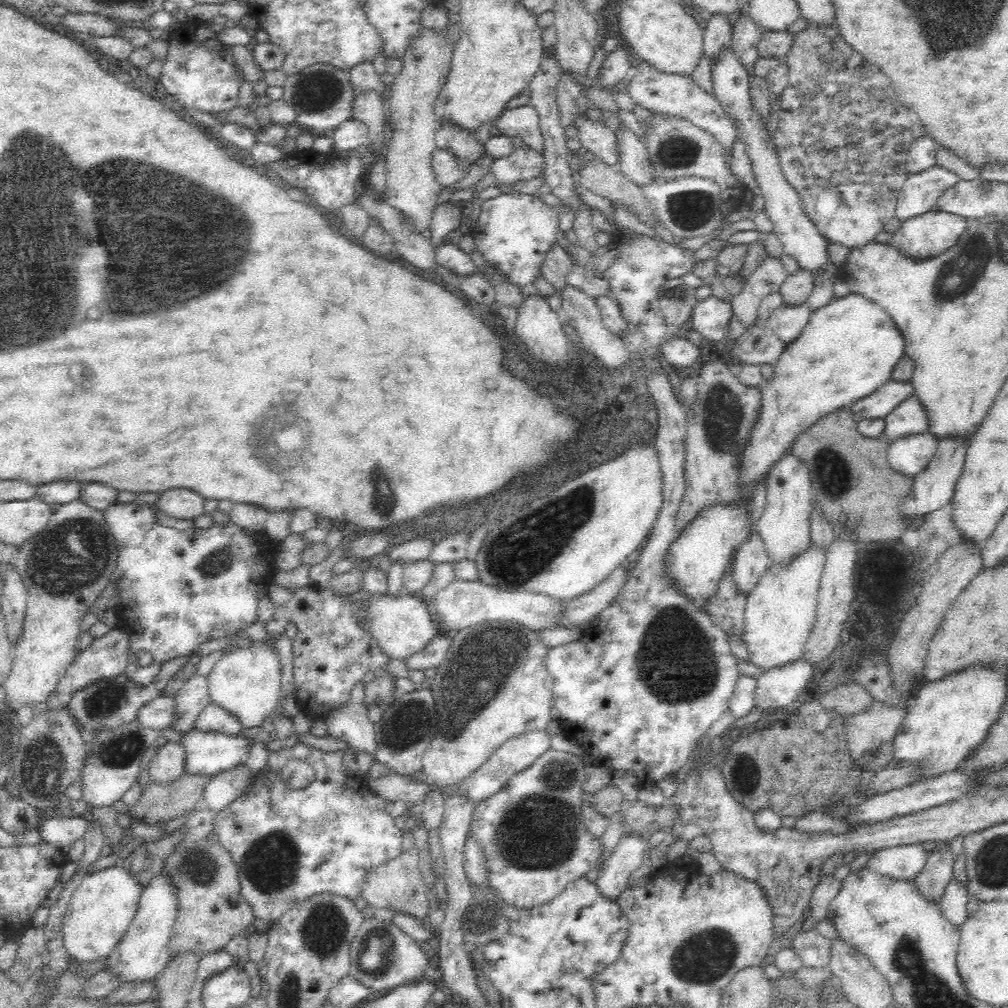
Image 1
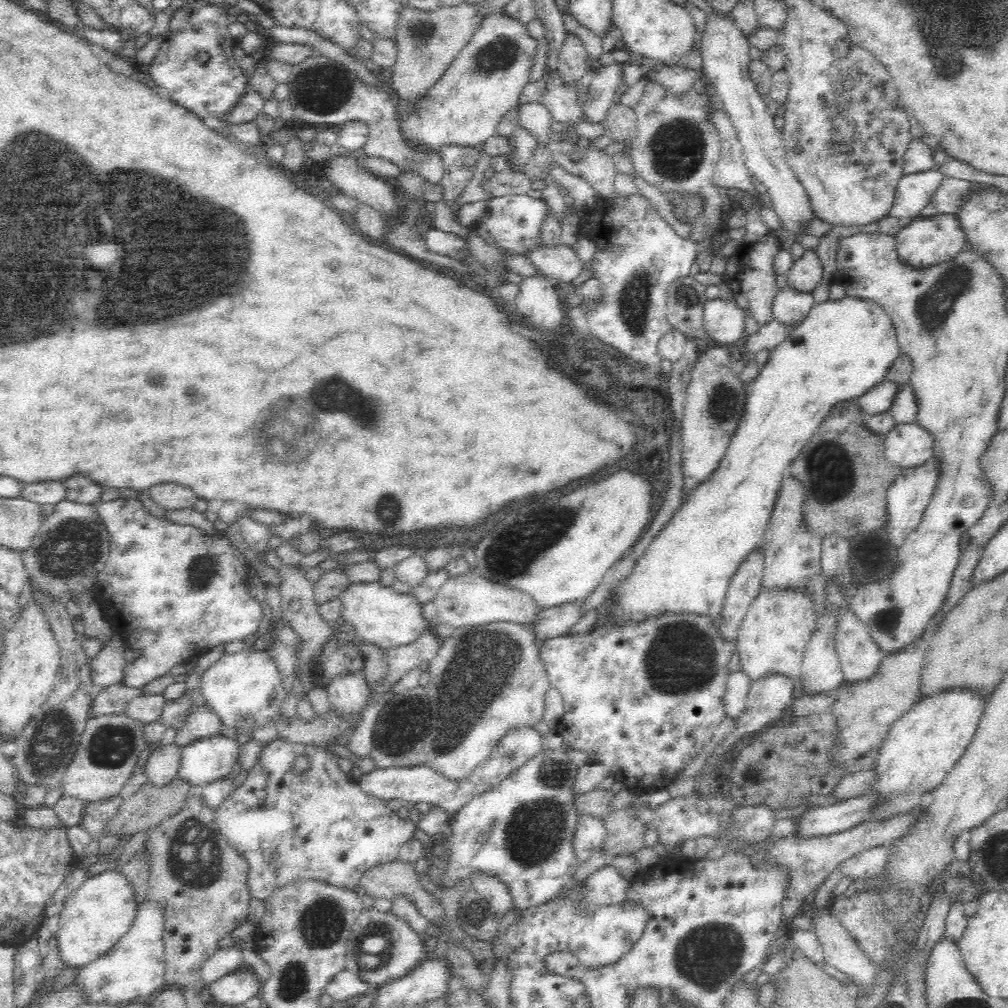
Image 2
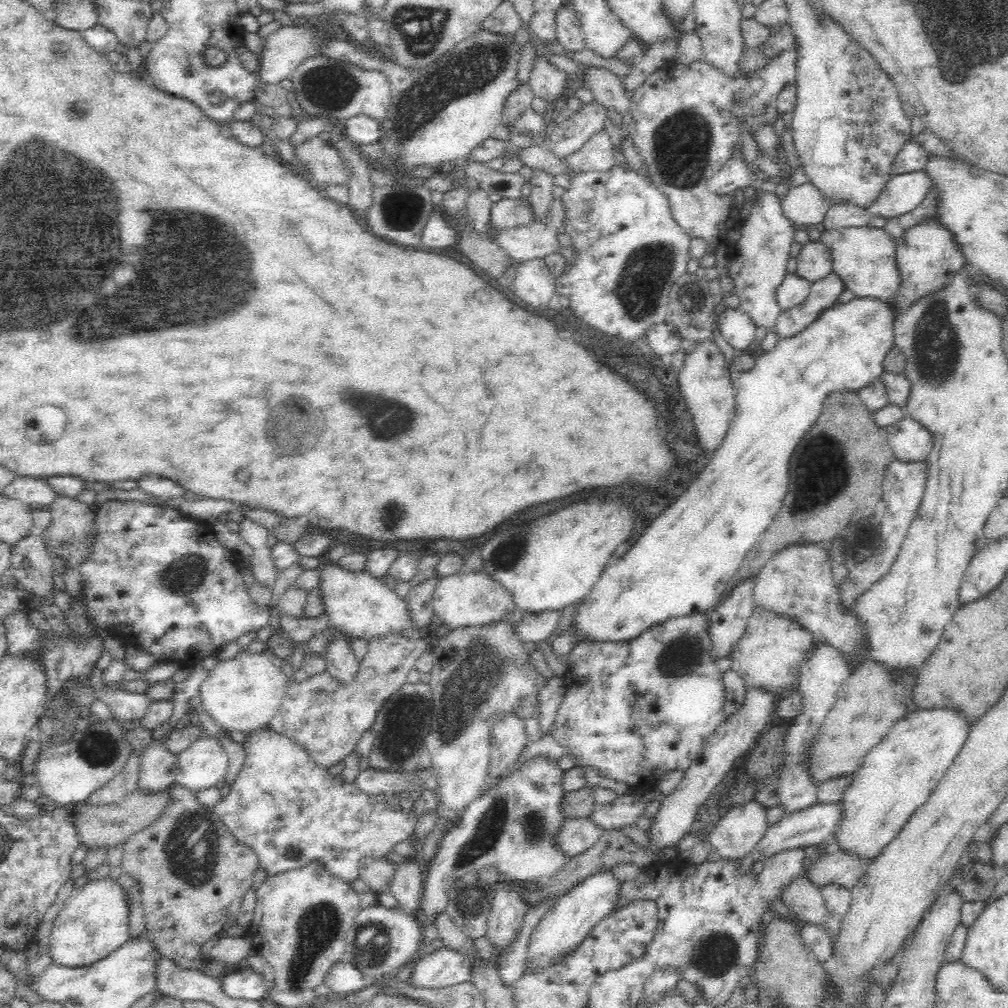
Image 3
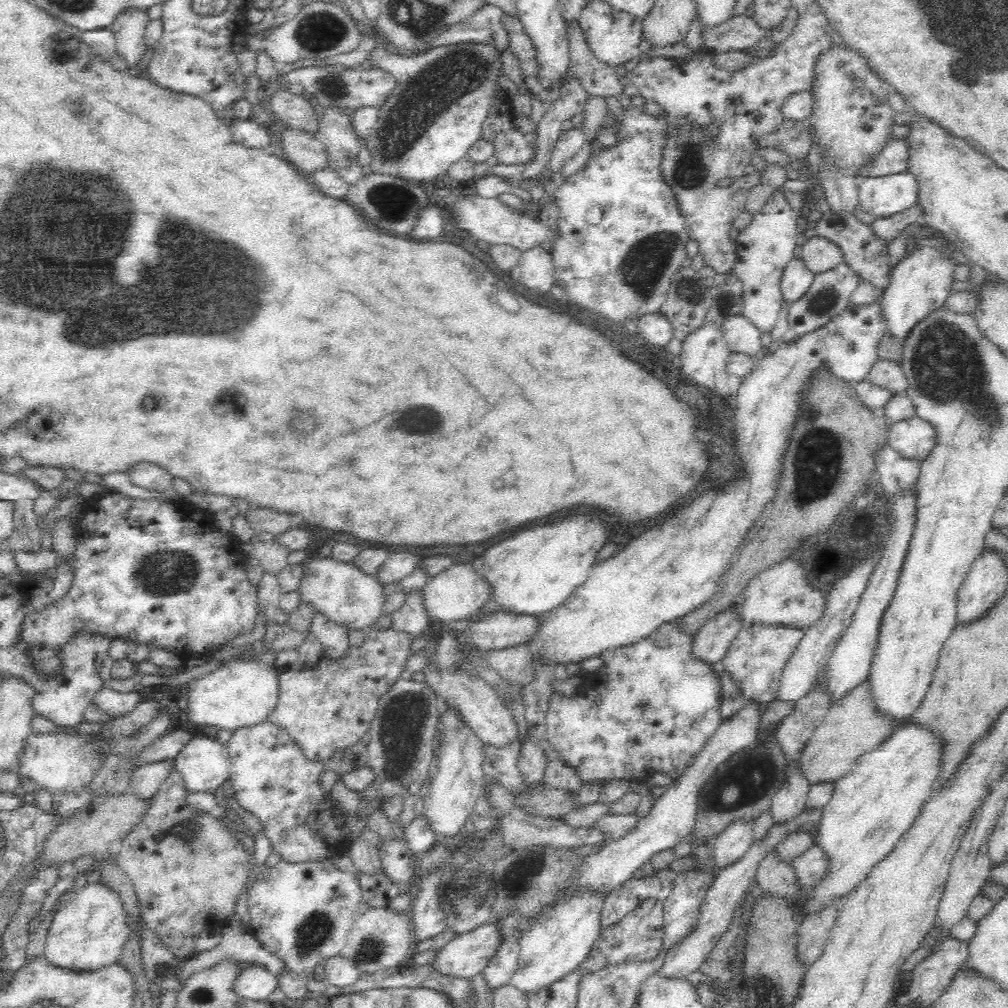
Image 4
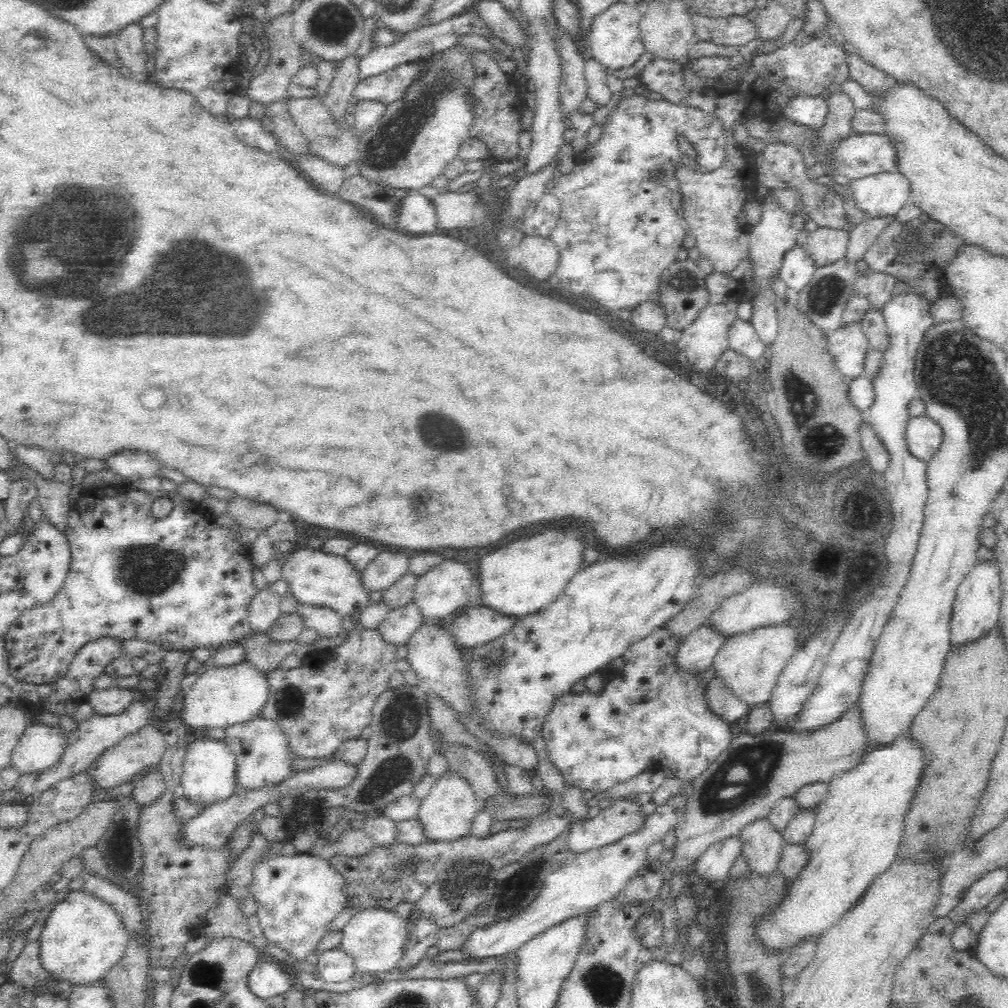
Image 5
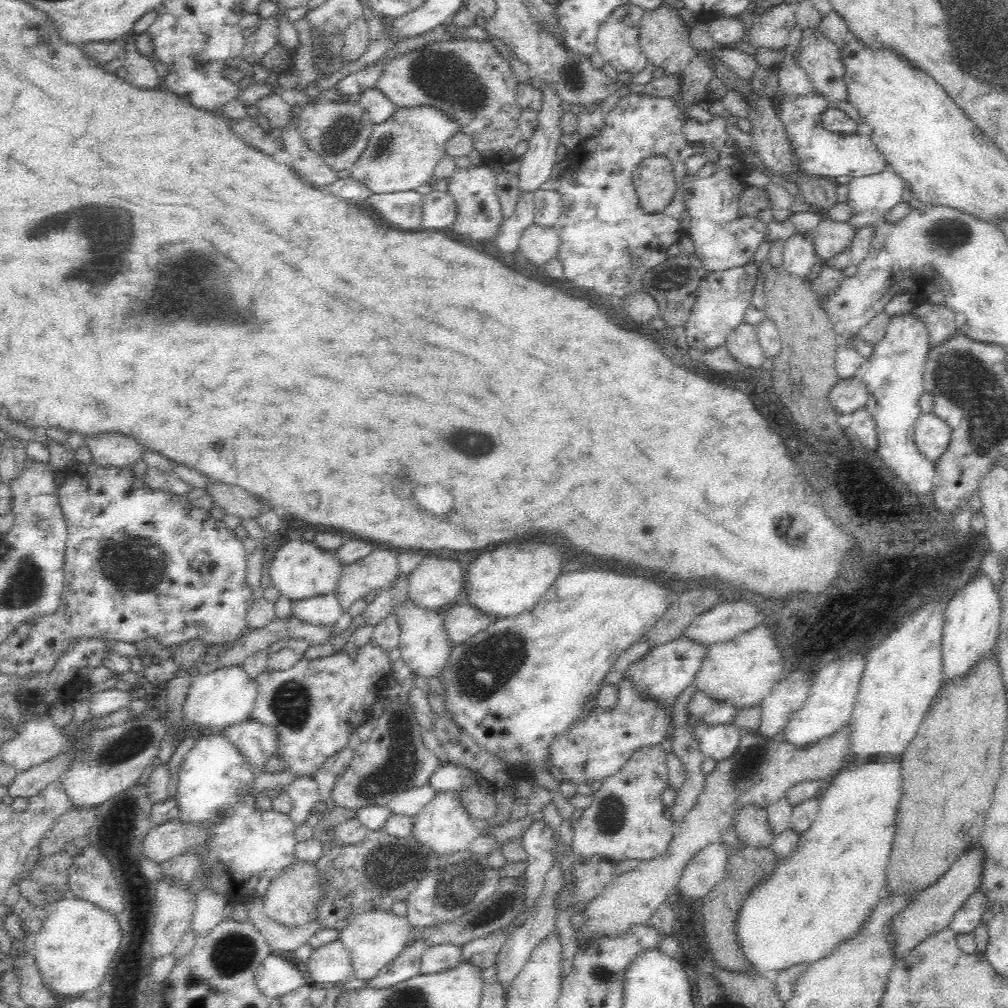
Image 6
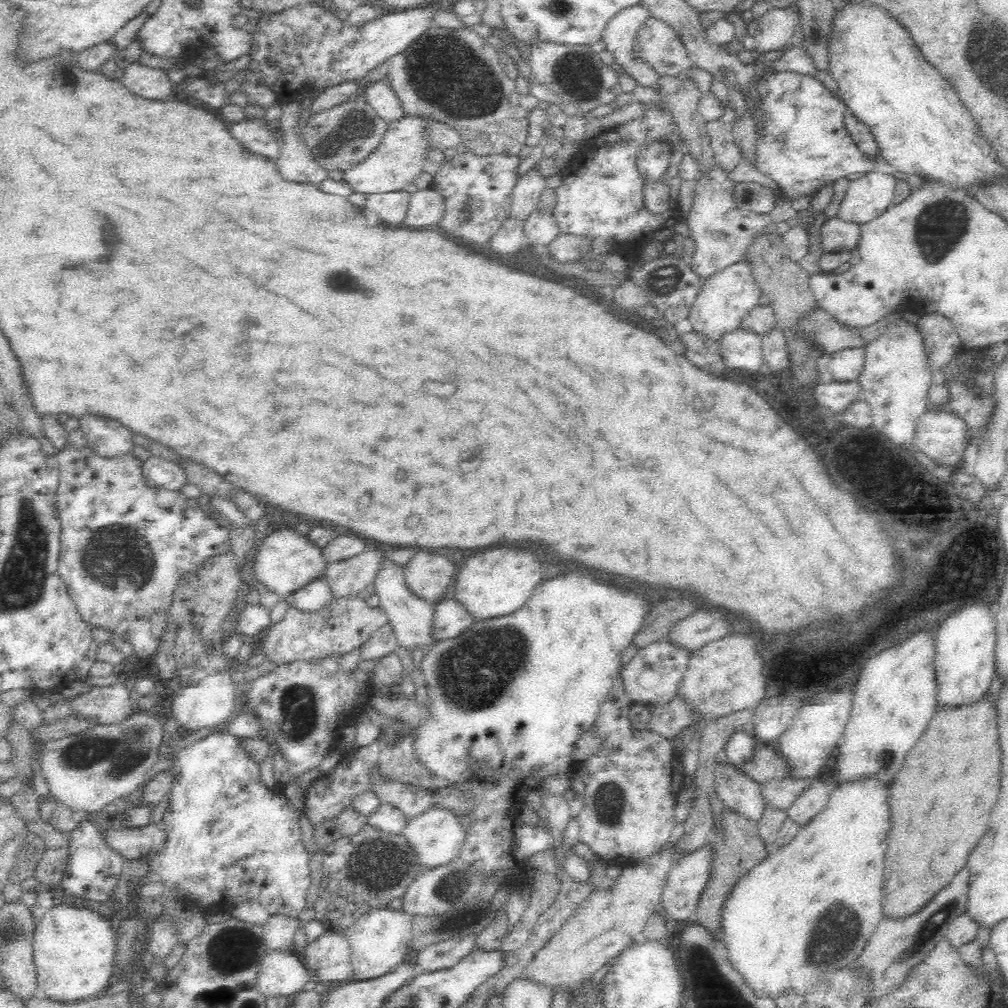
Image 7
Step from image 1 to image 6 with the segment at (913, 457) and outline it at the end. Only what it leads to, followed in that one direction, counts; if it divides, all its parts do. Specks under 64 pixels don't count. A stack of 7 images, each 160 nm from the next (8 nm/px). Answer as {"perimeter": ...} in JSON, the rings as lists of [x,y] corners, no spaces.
{"perimeter":[[[924,412],[916,421],[915,443],[918,450],[934,466],[938,466],[946,449],[951,445],[951,426],[937,414]]]}

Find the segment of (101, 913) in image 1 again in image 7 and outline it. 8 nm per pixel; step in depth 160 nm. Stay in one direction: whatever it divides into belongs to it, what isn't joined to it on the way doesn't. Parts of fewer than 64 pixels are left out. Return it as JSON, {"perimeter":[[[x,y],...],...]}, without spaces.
{"perimeter":[[[61,904],[54,905],[36,923],[33,962],[38,993],[66,1003],[102,996],[117,976],[117,937],[110,920],[86,908]]]}

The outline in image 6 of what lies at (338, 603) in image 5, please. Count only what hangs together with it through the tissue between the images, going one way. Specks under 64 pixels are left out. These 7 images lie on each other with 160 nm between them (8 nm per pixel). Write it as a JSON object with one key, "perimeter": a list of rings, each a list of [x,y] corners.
{"perimeter":[[[286,540],[284,544],[276,548],[270,564],[266,564],[271,586],[278,590],[280,596],[288,600],[333,592],[341,566],[332,551],[323,550],[310,540],[308,542],[306,540]]]}

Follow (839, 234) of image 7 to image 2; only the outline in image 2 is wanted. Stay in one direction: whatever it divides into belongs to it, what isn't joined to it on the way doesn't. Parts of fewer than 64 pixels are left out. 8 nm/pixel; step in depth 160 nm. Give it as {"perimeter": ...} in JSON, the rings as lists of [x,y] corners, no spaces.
{"perimeter":[[[806,249],[802,256],[793,262],[787,275],[787,284],[796,290],[813,291],[823,279],[824,265],[817,249]]]}

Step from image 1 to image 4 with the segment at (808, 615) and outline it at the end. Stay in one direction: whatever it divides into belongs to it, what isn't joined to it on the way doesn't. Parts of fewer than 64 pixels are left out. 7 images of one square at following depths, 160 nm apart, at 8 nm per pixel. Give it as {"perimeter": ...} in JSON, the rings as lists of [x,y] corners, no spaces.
{"perimeter":[[[761,625],[742,626],[736,634],[737,638],[722,658],[724,670],[730,673],[730,677],[744,698],[748,702],[758,702],[760,705],[774,698],[778,690],[780,676],[789,656],[798,647],[803,638],[804,629],[791,625]]]}

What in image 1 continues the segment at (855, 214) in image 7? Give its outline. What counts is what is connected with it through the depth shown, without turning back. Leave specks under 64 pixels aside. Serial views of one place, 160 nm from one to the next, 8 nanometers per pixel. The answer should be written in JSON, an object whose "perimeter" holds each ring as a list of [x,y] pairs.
{"perimeter":[[[938,165],[924,172],[909,174],[896,194],[895,219],[903,222],[932,210],[938,196],[958,179],[954,172]]]}

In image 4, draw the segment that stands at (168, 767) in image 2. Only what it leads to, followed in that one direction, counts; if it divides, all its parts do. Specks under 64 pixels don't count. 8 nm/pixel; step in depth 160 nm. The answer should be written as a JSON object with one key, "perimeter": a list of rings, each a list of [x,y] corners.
{"perimeter":[[[168,761],[144,765],[130,774],[128,790],[140,800],[149,801],[160,791],[162,781],[168,776]]]}

